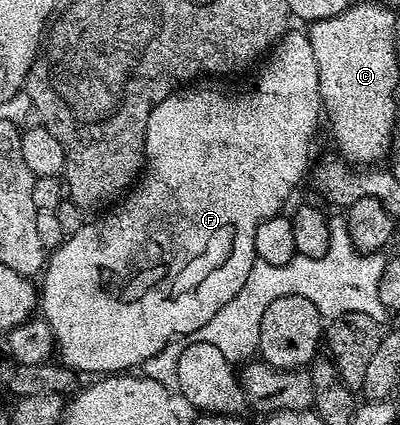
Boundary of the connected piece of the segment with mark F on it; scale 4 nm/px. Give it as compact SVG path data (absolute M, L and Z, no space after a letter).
M290 30L290 31L289 31L289 32L288 32L288 33L286 33L286 34L284 34L284 35L282 35L282 36L281 36L281 38L280 38L280 39L278 39L278 40L277 40L277 42L276 42L276 43L274 43L274 44L273 44L273 46L272 46L272 48L271 48L271 50L270 50L270 51L269 51L269 52L268 52L268 55L267 55L267 58L266 58L266 59L265 59L265 60L264 60L264 62L262 62L262 63L261 63L261 64L260 64L260 67L261 67L261 66L262 66L262 67L261 67L261 72L259 72L259 73L258 73L258 75L257 75L257 76L255 76L255 77L254 77L254 79L253 79L253 84L251 84L251 85L250 85L250 87L197 87L197 86L201 86L201 85L186 85L186 86L183 86L183 87L178 87L178 88L177 88L177 90L176 90L176 91L172 91L172 93L171 93L171 94L170 94L170 95L168 95L168 96L167 96L167 98L166 98L166 99L164 99L164 100L163 100L163 101L159 101L159 105L155 105L155 109L151 109L151 117L147 117L147 133L146 133L146 134L145 134L145 162L144 162L144 164L143 164L143 170L142 170L142 172L141 172L141 174L140 174L140 176L139 176L139 178L138 178L138 179L137 179L137 180L136 180L136 183L135 183L135 186L134 186L134 187L133 187L133 188L132 188L132 190L130 190L130 191L129 191L129 192L128 192L128 195L127 195L127 198L126 198L126 199L125 199L125 200L124 200L124 201L121 201L121 202L125 202L125 201L126 201L126 203L121 203L121 202L118 202L118 203L117 203L117 204L116 204L116 207L117 207L117 206L118 206L118 207L117 207L117 211L113 211L113 210L110 210L110 211L109 211L109 212L108 212L108 213L105 213L105 214L109 214L109 213L110 213L110 215L105 215L105 216L103 216L103 217L102 217L102 219L97 219L97 220L95 220L95 221L94 221L94 223L93 223L93 220L92 220L92 221L86 221L86 222L85 222L85 224L84 224L84 225L83 225L83 226L82 226L82 227L81 227L81 228L79 228L79 229L78 229L78 230L77 230L77 231L75 231L75 232L72 232L72 234L70 234L70 235L69 235L69 236L68 236L68 238L66 238L66 239L69 239L69 240L67 240L67 241L66 241L66 243L61 243L61 244L59 244L59 245L58 245L58 247L57 247L57 248L55 248L55 249L54 249L54 251L51 251L51 254L50 254L50 255L49 255L49 256L48 256L48 259L47 259L47 262L46 262L46 264L45 264L45 266L44 266L44 268L43 268L43 274L42 274L42 275L41 275L41 276L40 276L40 279L41 279L41 278L42 278L42 279L41 279L41 283L40 283L40 279L39 279L39 311L40 311L40 314L41 314L41 315L42 315L42 316L43 316L43 317L44 317L44 319L46 319L46 320L47 320L47 321L48 321L48 322L49 322L49 325L50 325L50 327L51 327L51 329L52 329L52 330L53 330L53 342L54 342L54 344L55 344L55 351L56 351L56 354L57 354L57 355L58 355L58 356L59 356L59 355L60 355L60 354L61 354L61 359L60 359L60 362L61 362L61 363L62 363L62 364L64 364L64 366L67 366L67 367L70 367L70 369L72 369L72 371L80 371L80 372L82 372L82 373L88 373L88 371L101 371L101 372L97 372L97 373L129 373L129 372L132 372L132 371L133 371L133 370L134 370L134 369L137 369L137 368L140 368L140 366L141 366L141 364L143 364L143 363L148 363L148 362L150 362L150 361L153 361L153 360L156 360L156 359L157 359L157 358L158 358L158 356L160 356L160 355L157 355L157 354L159 354L159 353L160 353L160 351L161 351L161 350L163 350L163 349L164 349L164 347L165 347L165 346L167 346L167 345L168 345L168 343L169 343L169 342L171 342L171 341L172 341L172 339L177 339L177 338L179 338L179 337L180 337L180 335L185 335L185 337L192 337L192 336L193 336L193 334L195 334L195 333L196 333L196 331L198 331L198 330L199 330L199 329L203 329L203 325L207 325L207 321L211 321L211 317L215 317L215 313L219 313L219 309L223 309L223 305L227 305L227 301L231 301L231 297L235 297L235 293L239 293L239 289L243 289L243 281L247 281L247 273L251 273L251 265L252 265L252 264L253 264L253 262L254 262L254 261L255 261L255 229L259 229L259 225L260 225L260 224L261 224L261 223L262 223L262 222L263 222L263 221L267 221L267 220L268 220L268 219L269 219L269 218L271 218L271 216L272 216L272 215L280 215L280 214L282 214L282 211L283 211L283 208L281 208L281 206L283 206L283 205L284 205L284 203L285 203L285 202L287 202L287 201L288 201L288 199L289 199L289 194L291 194L291 193L292 193L292 191L293 191L293 190L295 190L295 189L296 189L296 187L297 187L297 186L299 186L299 185L300 185L300 183L301 183L301 178L303 178L303 177L304 177L304 175L305 175L305 178L306 178L306 175L307 175L307 172L308 172L308 171L309 171L309 170L310 170L310 167L311 167L311 159L310 159L310 163L309 163L309 146L311 146L311 145L312 145L312 143L313 143L313 134L315 134L315 133L316 133L316 131L317 131L317 118L318 118L318 119L319 119L319 120L320 120L320 119L321 119L321 118L322 118L322 115L323 115L323 108L322 108L322 105L321 105L321 94L320 94L320 93L319 93L319 69L318 69L318 68L317 68L317 66L316 66L316 65L315 65L315 49L311 49L311 41L310 41L310 40L309 40L309 36L308 36L308 34L306 34L306 32L305 32L305 31L304 31L304 30L302 30L302 31L293 31L293 32L292 32L292 31L293 31L293 30Z

